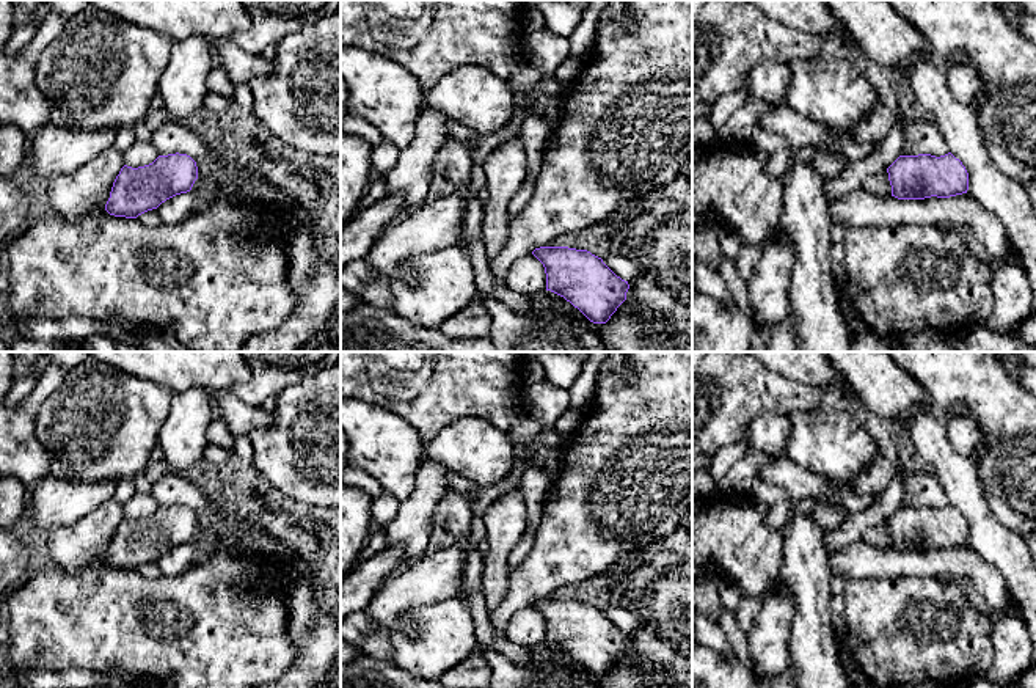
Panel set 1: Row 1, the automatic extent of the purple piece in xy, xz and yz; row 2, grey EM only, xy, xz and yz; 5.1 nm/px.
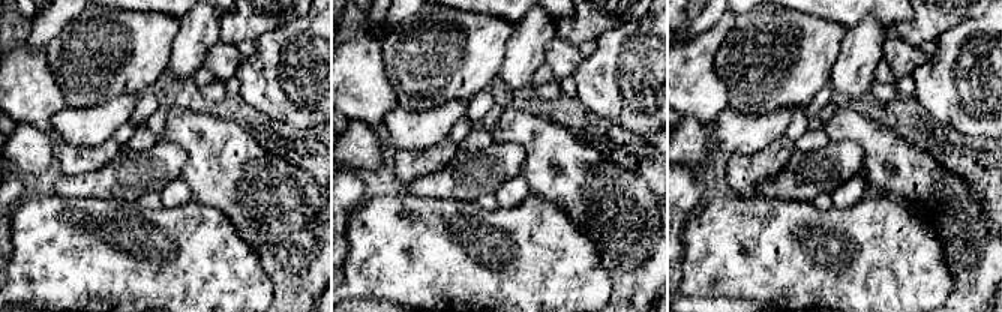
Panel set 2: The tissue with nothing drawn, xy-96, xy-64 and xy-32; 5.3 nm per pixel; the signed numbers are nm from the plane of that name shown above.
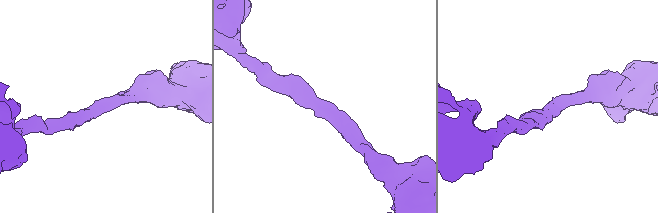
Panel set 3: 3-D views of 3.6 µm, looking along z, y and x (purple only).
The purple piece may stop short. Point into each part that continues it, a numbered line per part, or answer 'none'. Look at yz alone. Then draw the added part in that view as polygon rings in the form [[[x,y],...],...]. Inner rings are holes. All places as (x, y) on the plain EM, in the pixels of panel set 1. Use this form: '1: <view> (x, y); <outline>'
none

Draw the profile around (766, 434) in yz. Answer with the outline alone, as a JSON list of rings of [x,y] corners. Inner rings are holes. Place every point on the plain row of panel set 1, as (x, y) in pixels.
[[[760,415],[747,429],[742,440],[749,452],[763,452],[766,456],[780,456],[790,432],[790,418],[786,415]]]

